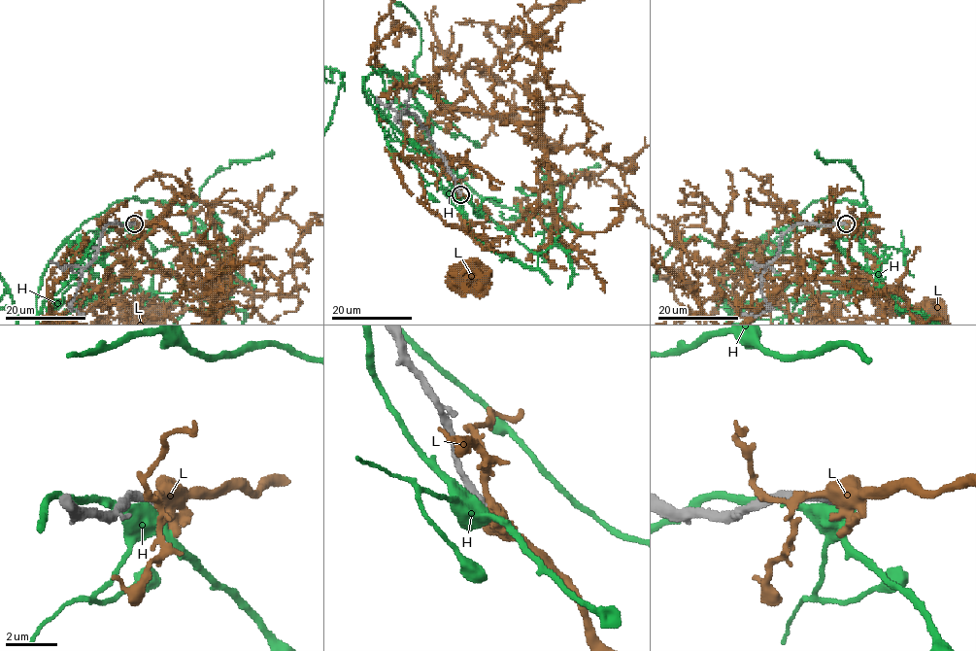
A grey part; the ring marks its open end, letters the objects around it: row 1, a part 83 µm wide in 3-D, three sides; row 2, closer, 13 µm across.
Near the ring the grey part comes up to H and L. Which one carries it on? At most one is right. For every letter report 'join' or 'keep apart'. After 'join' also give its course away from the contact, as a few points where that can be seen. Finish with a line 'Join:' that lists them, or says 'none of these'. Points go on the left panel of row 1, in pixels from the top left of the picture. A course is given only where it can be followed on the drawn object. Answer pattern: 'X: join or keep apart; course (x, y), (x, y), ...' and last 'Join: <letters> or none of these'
H: keep apart
L: keep apart
Join: none of these

